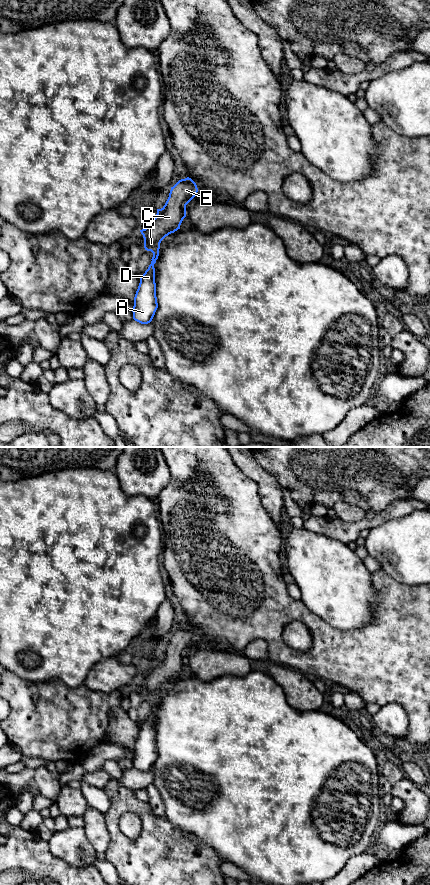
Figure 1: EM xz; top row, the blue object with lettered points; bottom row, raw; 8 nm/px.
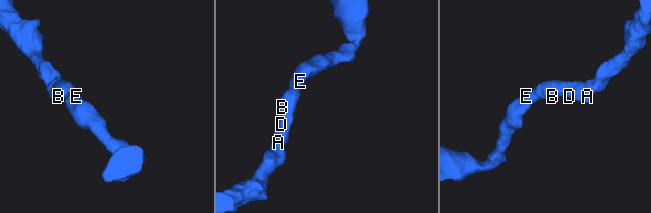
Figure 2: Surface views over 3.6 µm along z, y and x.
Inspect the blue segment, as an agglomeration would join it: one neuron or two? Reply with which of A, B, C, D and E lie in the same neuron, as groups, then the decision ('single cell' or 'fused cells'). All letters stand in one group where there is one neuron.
groups A B C D E; single cell

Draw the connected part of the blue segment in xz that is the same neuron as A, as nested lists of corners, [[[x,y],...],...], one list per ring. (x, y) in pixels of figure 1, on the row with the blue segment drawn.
[[[187,177],[179,180],[173,187],[171,187],[169,197],[165,205],[161,209],[157,209],[155,218],[145,229],[140,230],[144,238],[145,250],[153,253],[151,264],[140,277],[140,283],[134,297],[134,306],[132,310],[133,319],[141,324],[150,323],[158,308],[154,264],[159,256],[160,243],[166,236],[180,229],[180,225],[186,217],[186,205],[197,195],[197,192],[197,185],[191,178]]]

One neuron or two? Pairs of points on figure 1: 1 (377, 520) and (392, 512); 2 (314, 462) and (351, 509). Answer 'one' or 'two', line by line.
1: one
2: two

